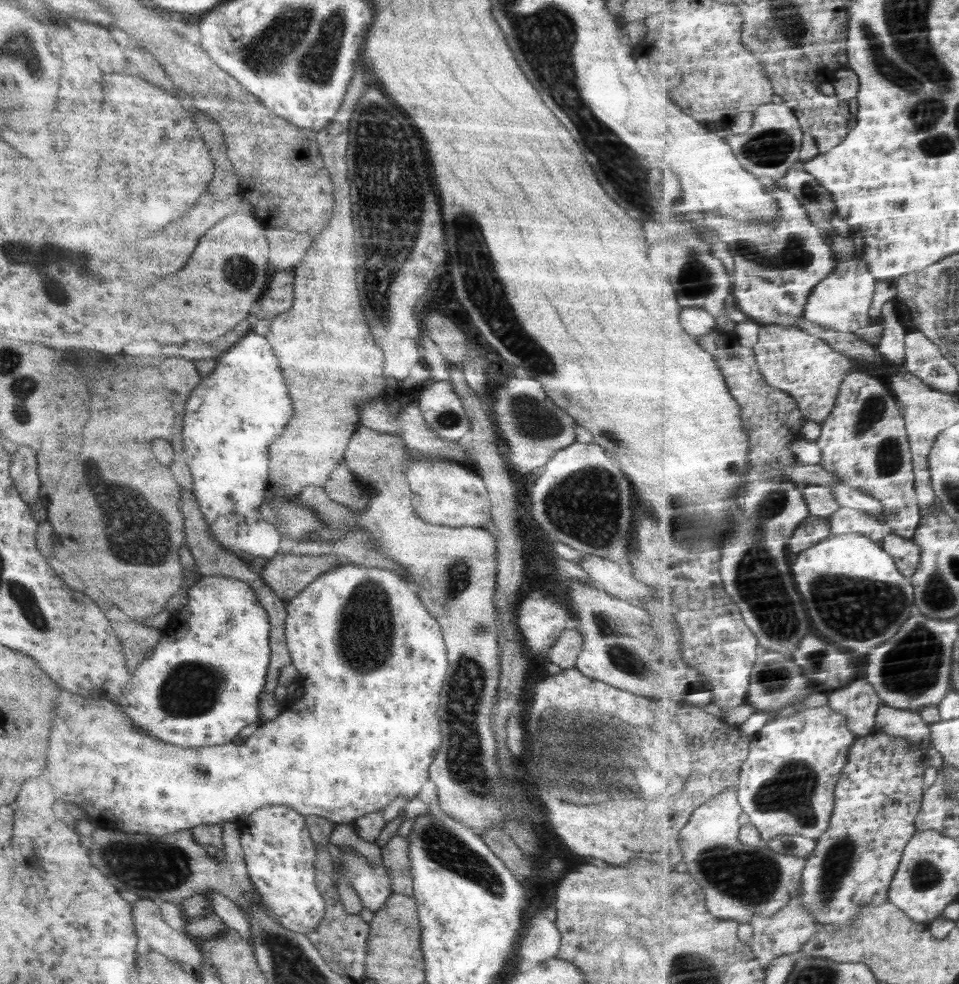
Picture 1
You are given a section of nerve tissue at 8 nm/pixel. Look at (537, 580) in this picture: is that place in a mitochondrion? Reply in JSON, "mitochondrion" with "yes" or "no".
{"mitochondrion":"no"}

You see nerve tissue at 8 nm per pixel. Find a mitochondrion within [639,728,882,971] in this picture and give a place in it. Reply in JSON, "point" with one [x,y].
{"point":[751,879]}

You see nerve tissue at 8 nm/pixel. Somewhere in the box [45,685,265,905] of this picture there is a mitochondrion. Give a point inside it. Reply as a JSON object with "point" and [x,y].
{"point":[153,866]}

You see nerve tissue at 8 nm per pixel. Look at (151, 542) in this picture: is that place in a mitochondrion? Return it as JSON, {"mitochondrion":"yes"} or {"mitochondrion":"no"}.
{"mitochondrion":"yes"}

